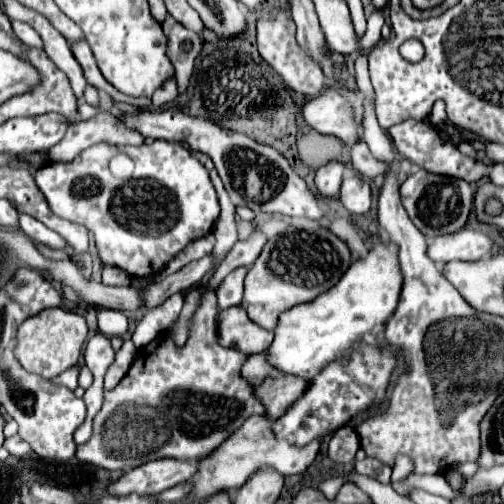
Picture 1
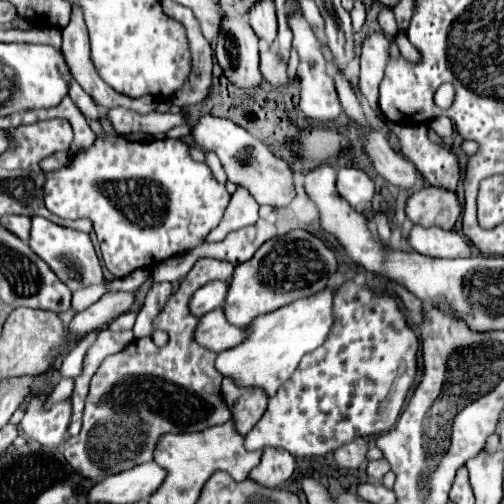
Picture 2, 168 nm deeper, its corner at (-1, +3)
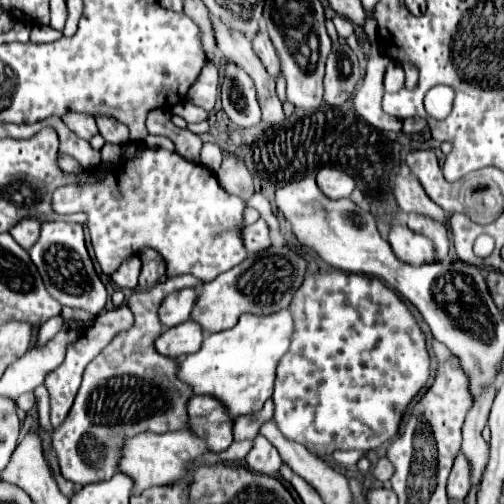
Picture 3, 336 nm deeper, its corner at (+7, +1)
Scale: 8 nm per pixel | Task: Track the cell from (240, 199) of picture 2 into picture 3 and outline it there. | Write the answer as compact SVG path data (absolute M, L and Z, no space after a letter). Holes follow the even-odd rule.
M224 151L222 165L216 171L216 179L230 195L242 197L244 201L248 201L248 197L252 197L254 193L252 175L248 173L244 161L232 151Z

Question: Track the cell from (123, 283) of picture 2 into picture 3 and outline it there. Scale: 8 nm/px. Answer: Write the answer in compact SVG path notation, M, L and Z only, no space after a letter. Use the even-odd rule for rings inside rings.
M42 223L42 233L30 249L30 257L38 267L46 291L60 303L72 309L84 309L98 315L106 305L106 289L94 271L92 259L86 251L84 231L80 223Z

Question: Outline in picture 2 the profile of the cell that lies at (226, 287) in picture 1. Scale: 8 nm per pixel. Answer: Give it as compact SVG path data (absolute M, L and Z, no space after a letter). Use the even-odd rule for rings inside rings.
M210 281L204 289L198 289L190 301L190 311L194 315L206 315L212 309L224 305L224 297L228 295L228 281Z

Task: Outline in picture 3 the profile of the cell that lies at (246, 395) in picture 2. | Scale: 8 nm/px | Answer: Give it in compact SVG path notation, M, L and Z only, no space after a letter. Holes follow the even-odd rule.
M196 395L188 401L188 429L194 435L200 435L212 453L222 453L232 445L232 419L220 401Z

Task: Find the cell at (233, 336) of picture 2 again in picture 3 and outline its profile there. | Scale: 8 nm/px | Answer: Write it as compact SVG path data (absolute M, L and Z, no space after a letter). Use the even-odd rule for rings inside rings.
M184 321L176 327L170 327L164 333L160 333L160 339L156 339L156 351L172 359L182 359L198 351L200 345L202 345L202 329L194 321Z

